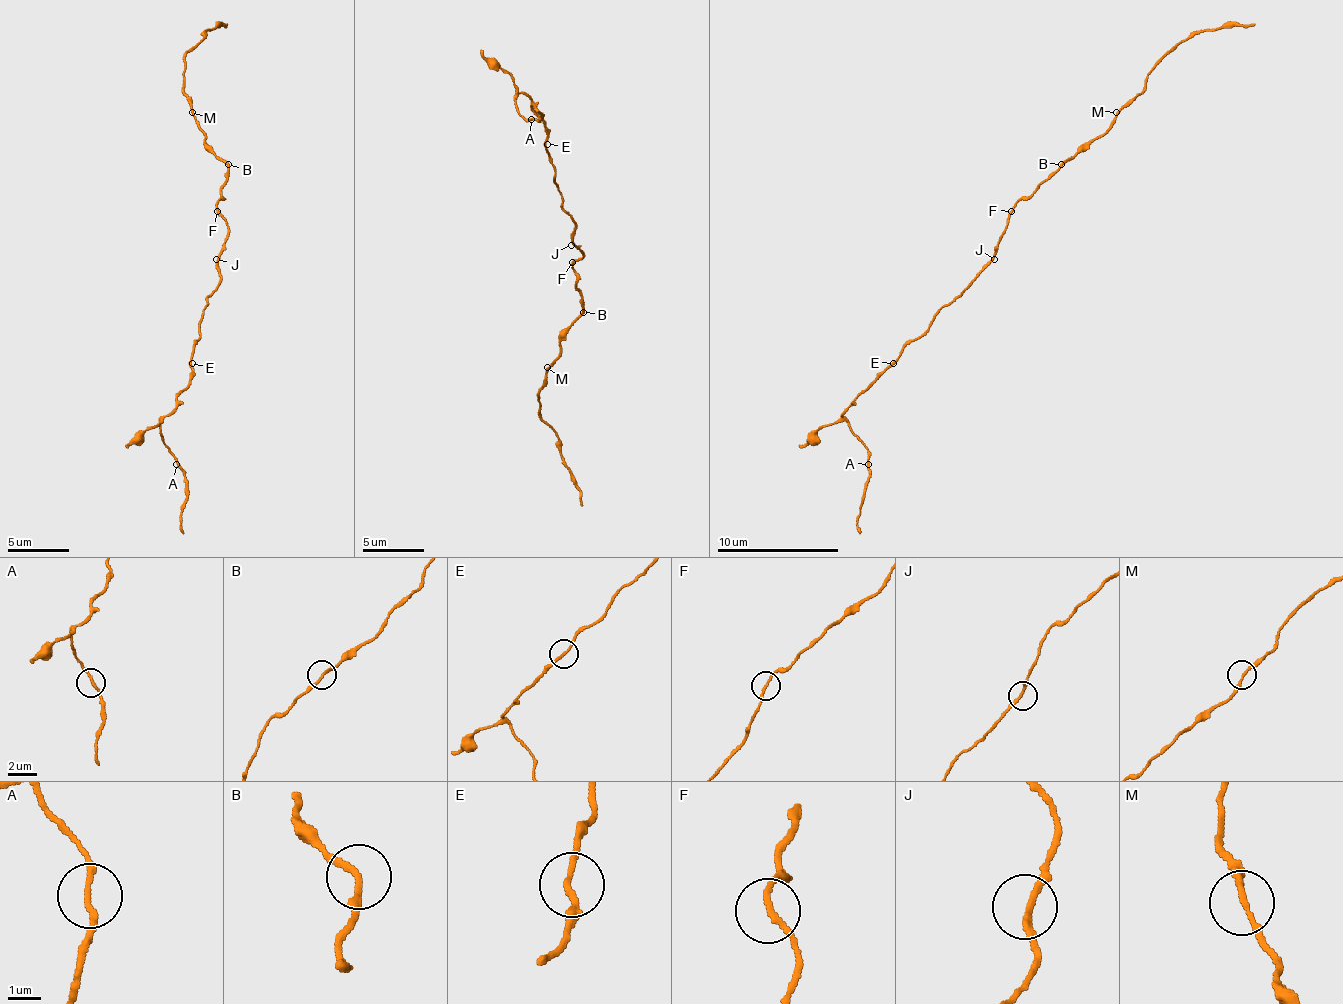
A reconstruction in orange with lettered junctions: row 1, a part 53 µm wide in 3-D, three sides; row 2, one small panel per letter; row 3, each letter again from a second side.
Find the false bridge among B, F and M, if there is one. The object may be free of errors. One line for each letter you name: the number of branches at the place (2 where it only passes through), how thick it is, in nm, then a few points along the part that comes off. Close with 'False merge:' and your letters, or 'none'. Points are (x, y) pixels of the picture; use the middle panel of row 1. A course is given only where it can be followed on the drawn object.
F: 2 branches meet; 170 nm thick; foreign part runs (571, 263), (583, 257), (562, 208), (547, 125), (525, 95), (516, 101), (525, 119), (537, 110)
False merge: F

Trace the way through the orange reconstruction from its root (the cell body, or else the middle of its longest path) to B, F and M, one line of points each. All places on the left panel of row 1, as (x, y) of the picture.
B: (225, 244), (228, 222), (219, 210), (219, 201), (228, 164)
F: (225, 244), (228, 222), (216, 210)
M: (225, 244), (228, 222), (219, 210), (219, 201), (228, 167), (204, 143), (204, 134), (192, 112)

